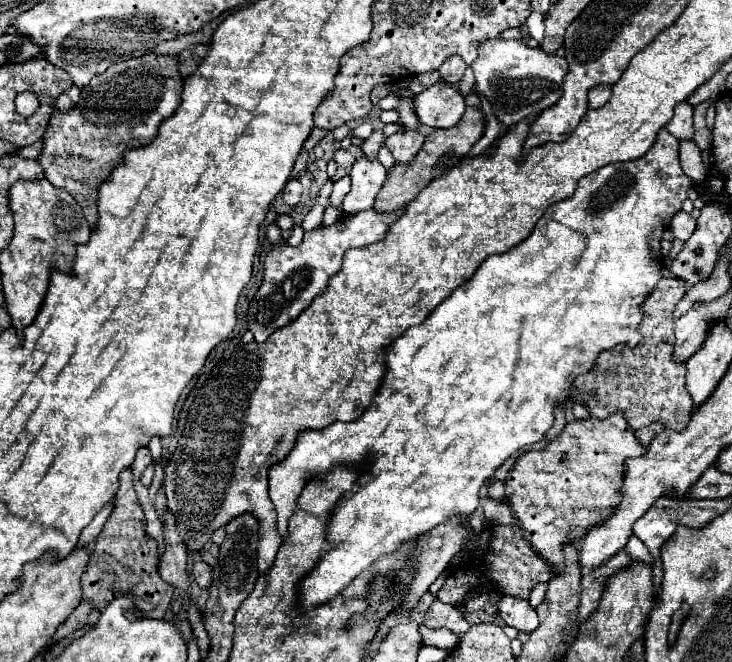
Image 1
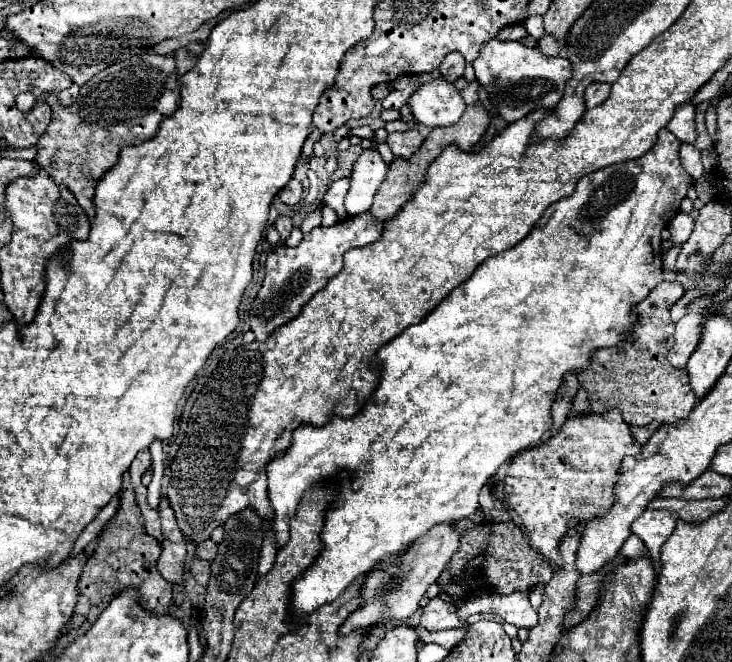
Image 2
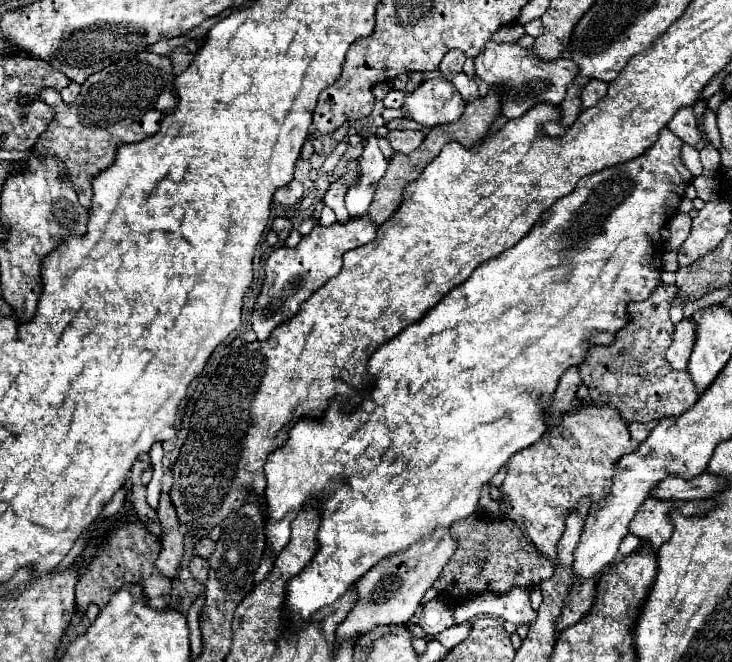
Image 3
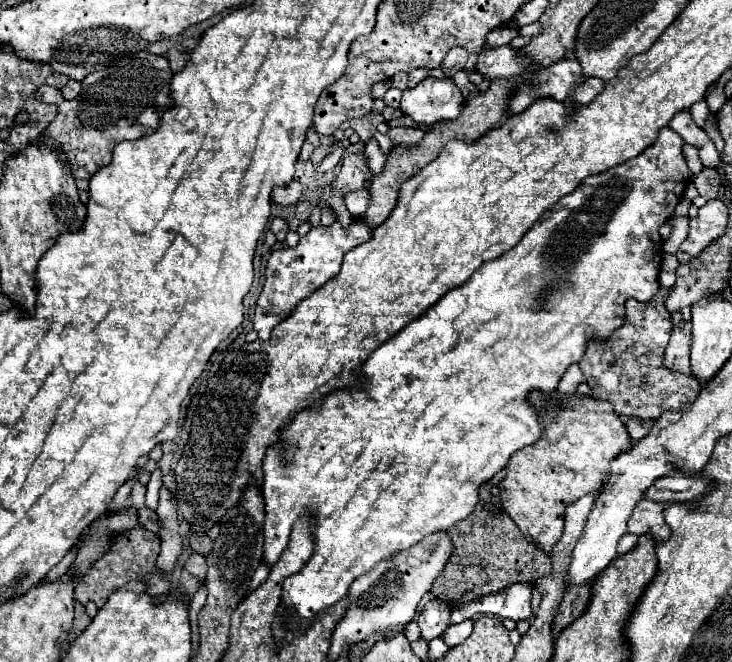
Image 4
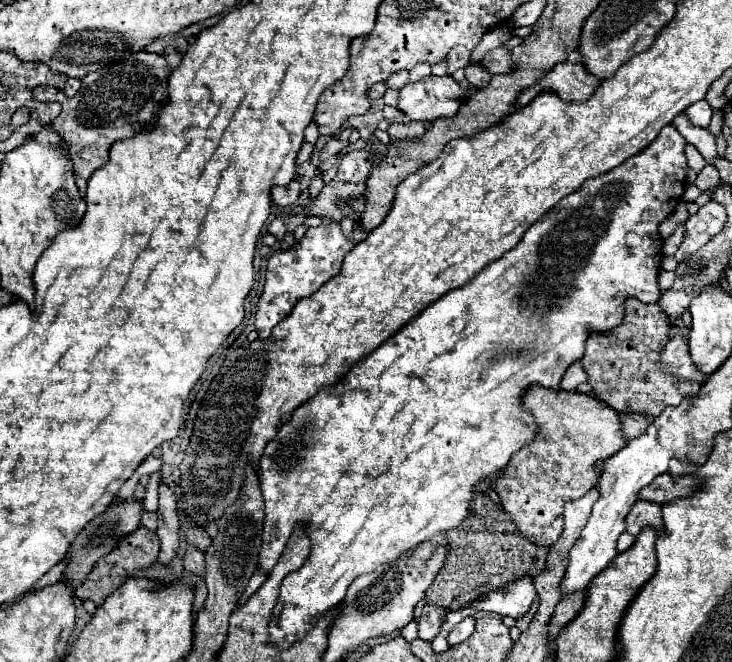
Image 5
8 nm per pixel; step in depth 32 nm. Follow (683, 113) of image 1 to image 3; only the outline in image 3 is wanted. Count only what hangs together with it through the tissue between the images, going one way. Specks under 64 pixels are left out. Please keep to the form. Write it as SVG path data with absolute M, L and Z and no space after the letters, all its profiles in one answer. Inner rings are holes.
M680 108L676 114L674 114L674 118L672 118L672 122L668 124L668 128L678 136L678 138L682 138L686 144L692 144L692 146L696 146L698 142L702 142L702 132L698 130L698 124L696 124L696 118L694 118L694 112L692 112L692 108Z

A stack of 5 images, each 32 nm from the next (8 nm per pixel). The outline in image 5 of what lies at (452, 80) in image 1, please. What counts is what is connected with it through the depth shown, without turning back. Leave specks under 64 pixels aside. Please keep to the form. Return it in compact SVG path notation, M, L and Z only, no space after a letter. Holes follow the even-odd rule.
M454 46L448 52L448 74L454 74L458 68L464 68L470 62L470 50L466 46Z

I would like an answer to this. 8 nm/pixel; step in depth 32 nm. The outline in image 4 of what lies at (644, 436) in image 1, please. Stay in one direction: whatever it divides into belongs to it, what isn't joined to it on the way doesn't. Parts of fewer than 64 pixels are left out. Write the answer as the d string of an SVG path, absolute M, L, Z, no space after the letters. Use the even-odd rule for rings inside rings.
M626 418L624 420L626 432L632 440L640 440L648 432L648 428L652 428L652 424L654 424L652 420L640 420L640 418Z

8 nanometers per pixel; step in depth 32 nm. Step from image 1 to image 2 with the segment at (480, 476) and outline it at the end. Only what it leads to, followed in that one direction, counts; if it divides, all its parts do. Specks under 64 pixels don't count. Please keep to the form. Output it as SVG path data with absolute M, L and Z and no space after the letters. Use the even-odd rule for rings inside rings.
M662 128L662 132L658 134L656 144L640 158L636 160L628 160L628 162L620 162L614 166L608 166L606 170L598 170L588 174L586 178L580 178L576 184L574 194L554 202L544 214L542 218L536 222L536 226L532 228L532 232L520 240L516 246L512 246L510 250L488 258L484 264L480 264L476 268L476 272L462 282L458 288L454 288L420 324L408 326L400 336L396 336L394 340L390 340L388 344L384 344L378 354L374 356L372 368L378 372L378 386L372 392L372 398L368 398L362 406L362 410L358 414L354 414L352 418L342 418L342 416L330 416L330 420L322 426L312 426L312 424L300 424L294 432L292 432L292 442L290 446L276 454L270 464L266 466L266 474L268 474L268 498L270 504L274 508L274 520L272 520L272 534L274 534L274 542L278 548L282 548L288 542L288 534L290 534L290 520L294 518L300 500L304 498L304 492L310 488L332 488L336 492L334 500L328 504L326 508L326 516L324 516L324 528L320 532L320 540L322 540L322 552L318 554L318 558L314 560L314 564L310 564L290 586L290 608L295 624L300 625L301 622L324 604L334 602L356 578L360 578L364 572L368 572L370 568L374 568L384 556L390 554L398 554L402 550L406 550L414 540L418 540L420 536L424 536L430 528L438 526L438 524L452 524L456 520L462 518L470 518L476 510L478 510L478 496L480 496L480 488L484 484L488 484L488 480L496 474L496 470L508 462L514 454L518 454L520 450L534 446L542 440L544 432L550 430L552 426L552 416L550 416L550 406L554 402L554 396L562 384L562 378L566 372L574 370L580 372L582 368L586 368L590 356L594 350L598 348L606 348L606 346L614 346L618 340L622 340L634 326L636 316L630 312L630 308L638 302L642 302L658 284L658 272L660 272L660 282L662 282L662 240L660 240L660 232L670 224L670 220L674 218L674 214L678 214L680 210L680 202L682 198L686 198L686 190L688 186L692 186L692 176L684 170L684 166L680 164L678 158L678 150L680 150L680 140L666 128ZM340 474L348 474L350 476L350 486L340 486L338 484L338 476Z

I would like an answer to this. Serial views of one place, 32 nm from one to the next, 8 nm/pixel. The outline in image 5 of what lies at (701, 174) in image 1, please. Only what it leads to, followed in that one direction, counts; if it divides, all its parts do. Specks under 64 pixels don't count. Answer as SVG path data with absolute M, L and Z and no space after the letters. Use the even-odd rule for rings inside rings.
M686 146L686 158L688 158L688 166L694 168L696 172L700 172L704 166L706 166L706 160L702 158L702 154L694 148L694 146Z

